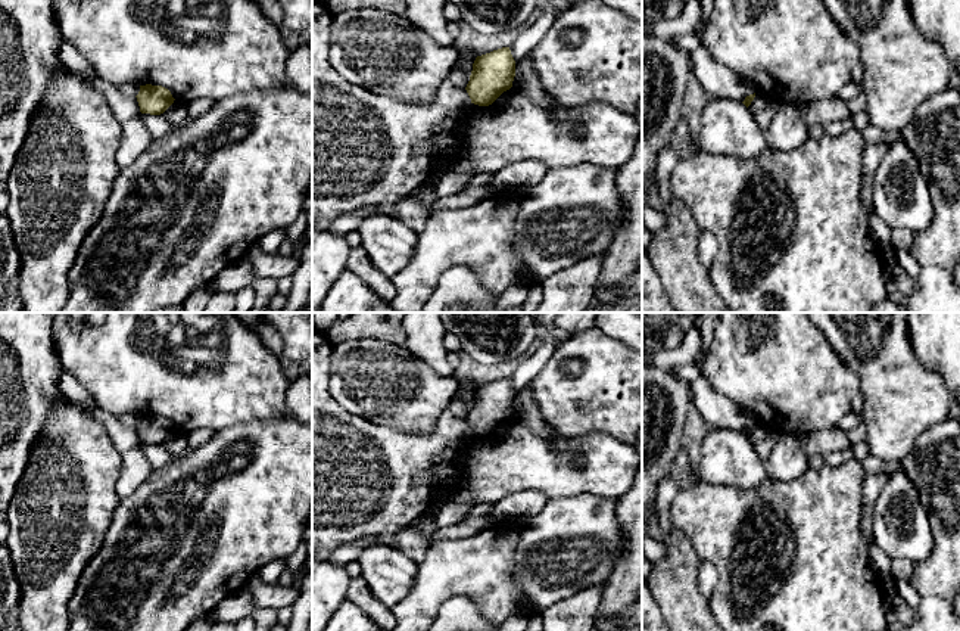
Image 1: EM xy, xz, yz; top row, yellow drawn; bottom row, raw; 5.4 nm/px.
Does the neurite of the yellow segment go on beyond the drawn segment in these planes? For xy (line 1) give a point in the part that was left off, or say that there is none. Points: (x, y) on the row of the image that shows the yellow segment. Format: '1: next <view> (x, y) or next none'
1: next none

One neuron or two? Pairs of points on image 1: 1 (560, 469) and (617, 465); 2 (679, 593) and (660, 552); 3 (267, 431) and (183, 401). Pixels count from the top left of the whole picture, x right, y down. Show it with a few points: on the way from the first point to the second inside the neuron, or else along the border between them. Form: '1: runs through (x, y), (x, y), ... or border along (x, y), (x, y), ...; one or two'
1: runs through (574, 472), (582, 473), (592, 465), (602, 465); one
2: border along (663, 541), (666, 555), (657, 563); two
3: border along (276, 417), (242, 420), (215, 431); two

